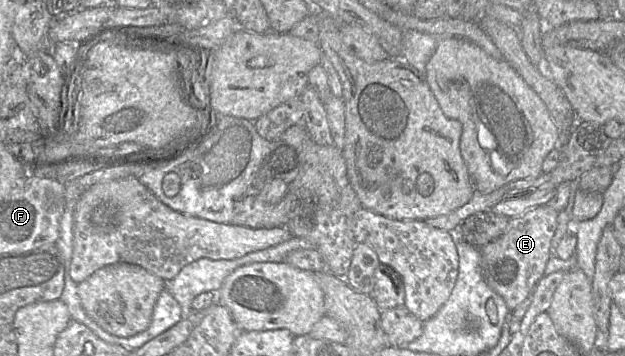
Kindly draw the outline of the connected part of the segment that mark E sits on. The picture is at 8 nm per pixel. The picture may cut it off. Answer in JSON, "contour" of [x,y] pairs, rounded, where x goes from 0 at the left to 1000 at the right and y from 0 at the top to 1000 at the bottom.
{"contour":[[[875,573],[846,587],[835,604],[818,612],[811,643],[797,671],[766,699],[773,784],[806,840],[816,874],[851,826],[861,789],[872,775],[893,604],[894,596]]]}

